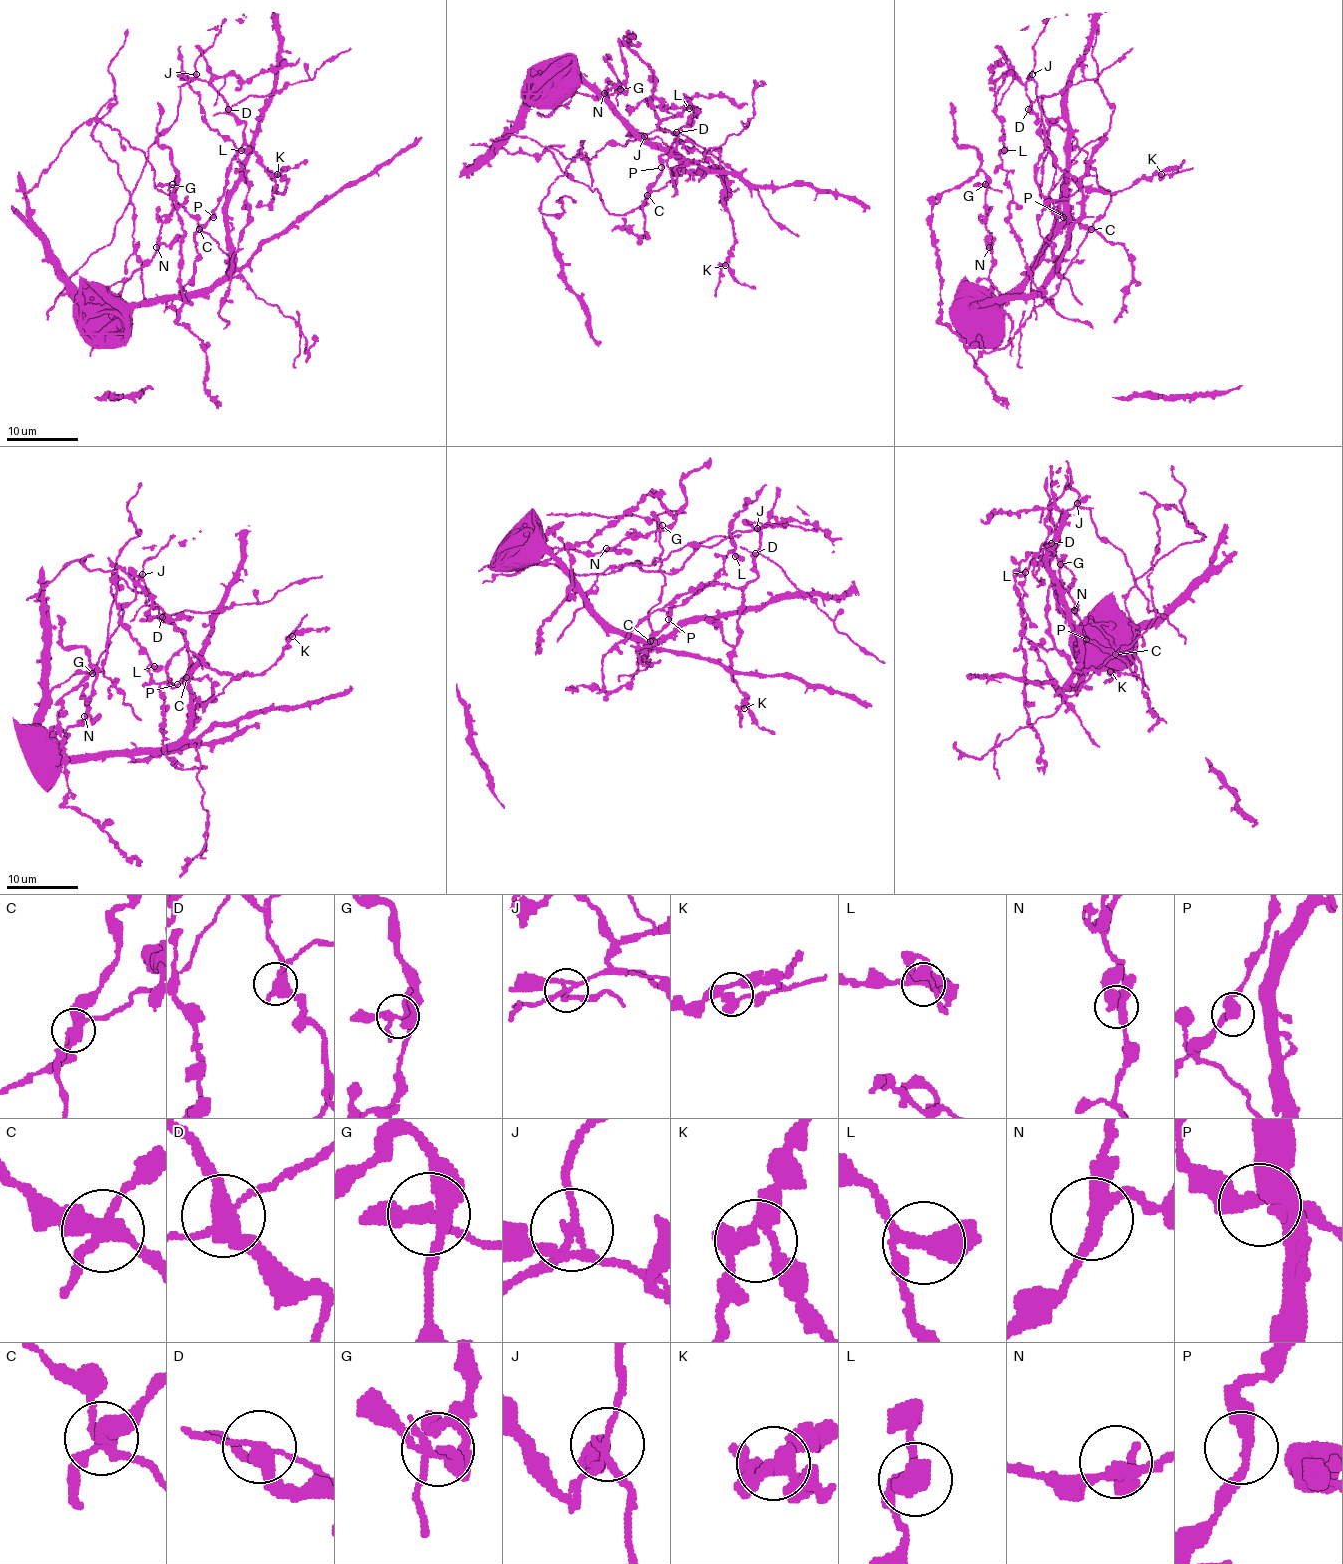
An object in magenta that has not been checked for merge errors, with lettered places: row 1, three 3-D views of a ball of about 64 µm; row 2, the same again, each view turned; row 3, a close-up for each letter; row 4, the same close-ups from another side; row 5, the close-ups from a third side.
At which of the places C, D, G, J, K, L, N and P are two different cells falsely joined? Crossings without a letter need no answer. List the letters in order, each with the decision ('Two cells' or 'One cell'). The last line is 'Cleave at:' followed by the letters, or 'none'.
C: Two cells
D: Two cells
G: One cell
J: Two cells
K: One cell
L: One cell
N: One cell
P: One cell
Cleave at: C, D, J

